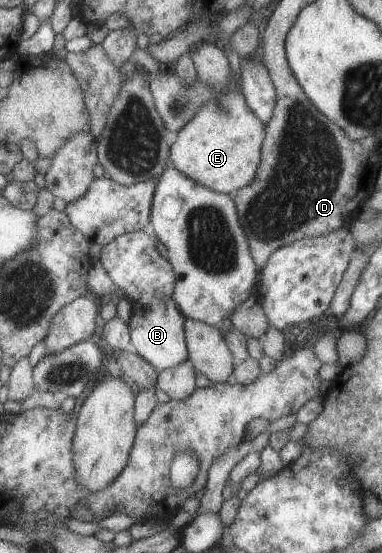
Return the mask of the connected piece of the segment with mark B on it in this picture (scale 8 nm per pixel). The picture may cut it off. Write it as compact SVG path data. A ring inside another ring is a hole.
M150 231L125 233L115 237L110 243L101 246L99 262L107 273L109 280L120 290L131 306L131 317L128 323L130 341L134 352L155 370L167 370L188 359L184 339L184 316L178 311L173 300L175 277L169 263L157 253L153 241L149 238Z

